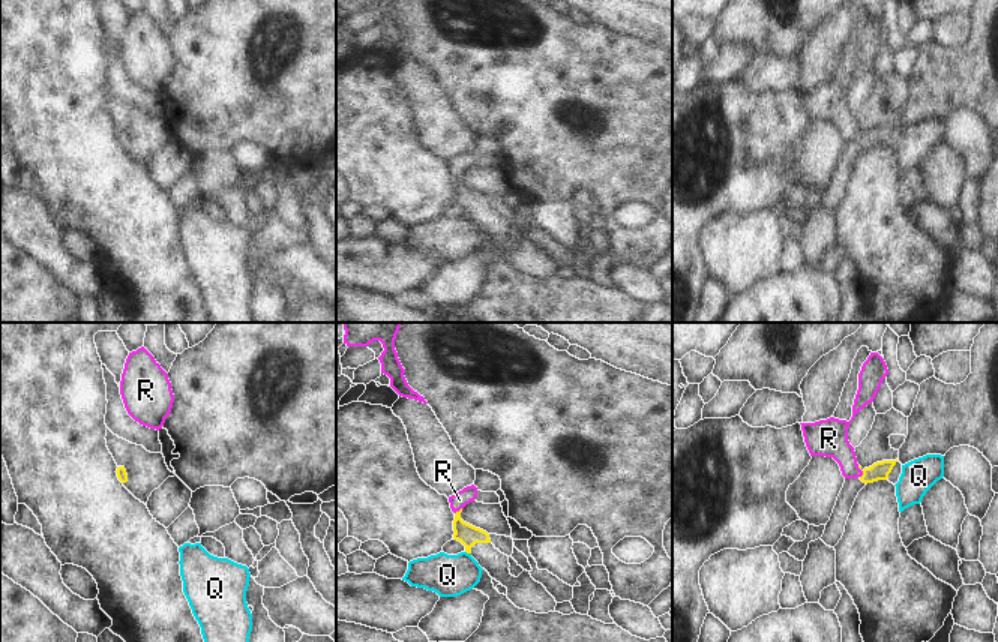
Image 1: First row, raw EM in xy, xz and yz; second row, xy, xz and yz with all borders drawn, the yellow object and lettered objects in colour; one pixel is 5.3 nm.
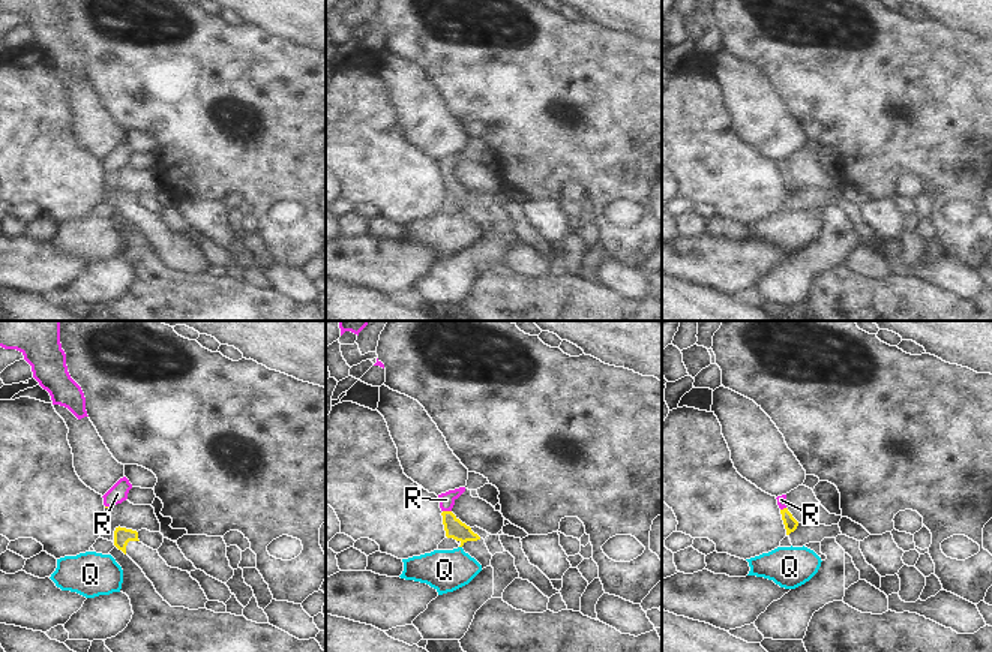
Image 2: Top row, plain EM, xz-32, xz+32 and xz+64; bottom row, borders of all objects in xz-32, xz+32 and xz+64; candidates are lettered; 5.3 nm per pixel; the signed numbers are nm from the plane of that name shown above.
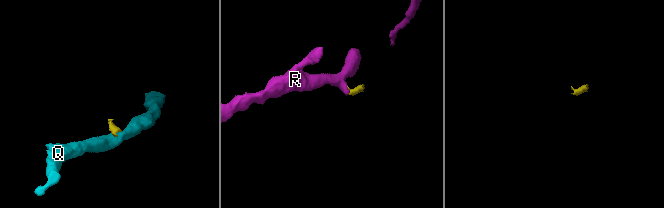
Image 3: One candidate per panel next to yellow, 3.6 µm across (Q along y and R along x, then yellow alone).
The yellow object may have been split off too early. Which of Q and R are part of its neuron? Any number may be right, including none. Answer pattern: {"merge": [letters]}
{"merge": ["R"]}

